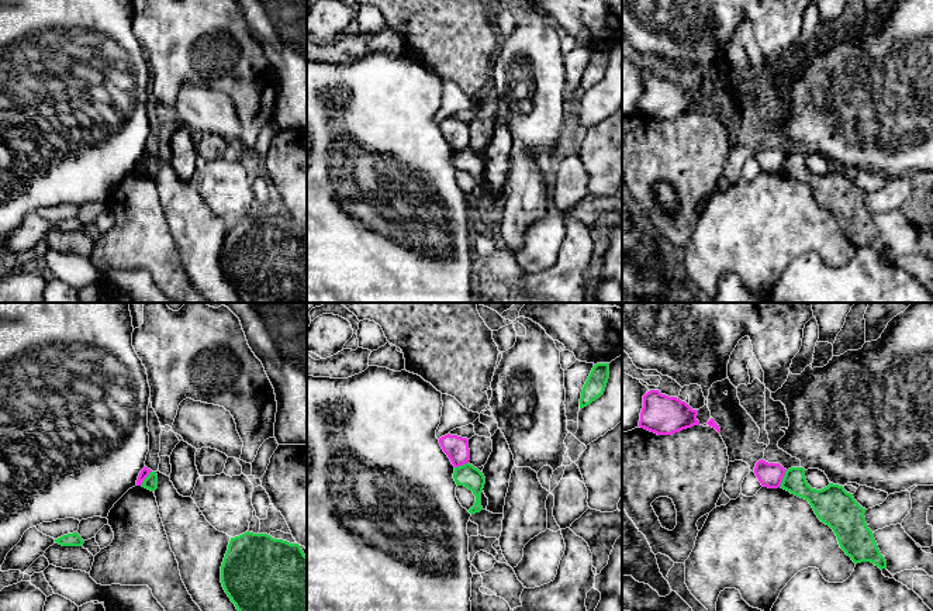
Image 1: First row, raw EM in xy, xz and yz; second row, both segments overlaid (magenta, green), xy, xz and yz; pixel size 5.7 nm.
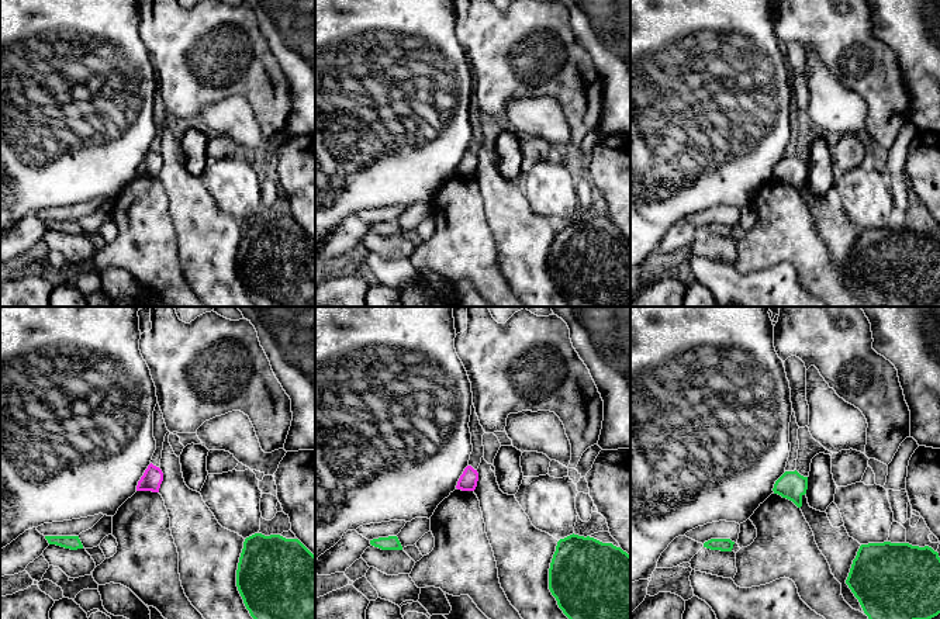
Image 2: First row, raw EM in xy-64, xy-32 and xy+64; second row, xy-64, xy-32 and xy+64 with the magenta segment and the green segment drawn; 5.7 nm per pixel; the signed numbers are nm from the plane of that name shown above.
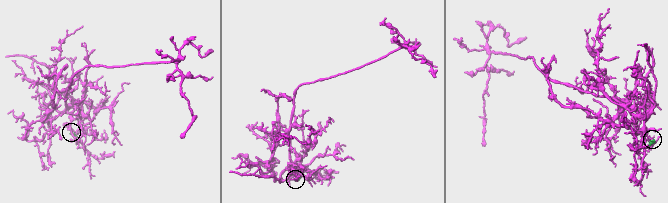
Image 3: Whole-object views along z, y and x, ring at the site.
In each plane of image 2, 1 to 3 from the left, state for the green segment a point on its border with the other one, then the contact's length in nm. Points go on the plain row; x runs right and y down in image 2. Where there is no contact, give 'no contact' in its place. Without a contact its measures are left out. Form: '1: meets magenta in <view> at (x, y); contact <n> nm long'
1: no contact
2: no contact
3: no contact

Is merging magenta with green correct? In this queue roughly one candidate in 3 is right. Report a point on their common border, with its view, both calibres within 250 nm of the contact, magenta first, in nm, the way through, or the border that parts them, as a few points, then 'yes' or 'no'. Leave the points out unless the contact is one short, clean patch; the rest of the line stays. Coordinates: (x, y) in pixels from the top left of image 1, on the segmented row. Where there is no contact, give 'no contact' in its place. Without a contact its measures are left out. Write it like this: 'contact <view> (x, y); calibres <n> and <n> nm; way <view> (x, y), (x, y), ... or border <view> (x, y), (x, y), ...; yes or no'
contact yz (783, 477); calibres 140 and 130 nm; border yz (787, 470), (780, 486); no

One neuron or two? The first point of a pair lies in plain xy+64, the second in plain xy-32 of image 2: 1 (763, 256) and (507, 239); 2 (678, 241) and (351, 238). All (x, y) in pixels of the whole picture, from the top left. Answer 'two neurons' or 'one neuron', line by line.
1: two neurons
2: one neuron

